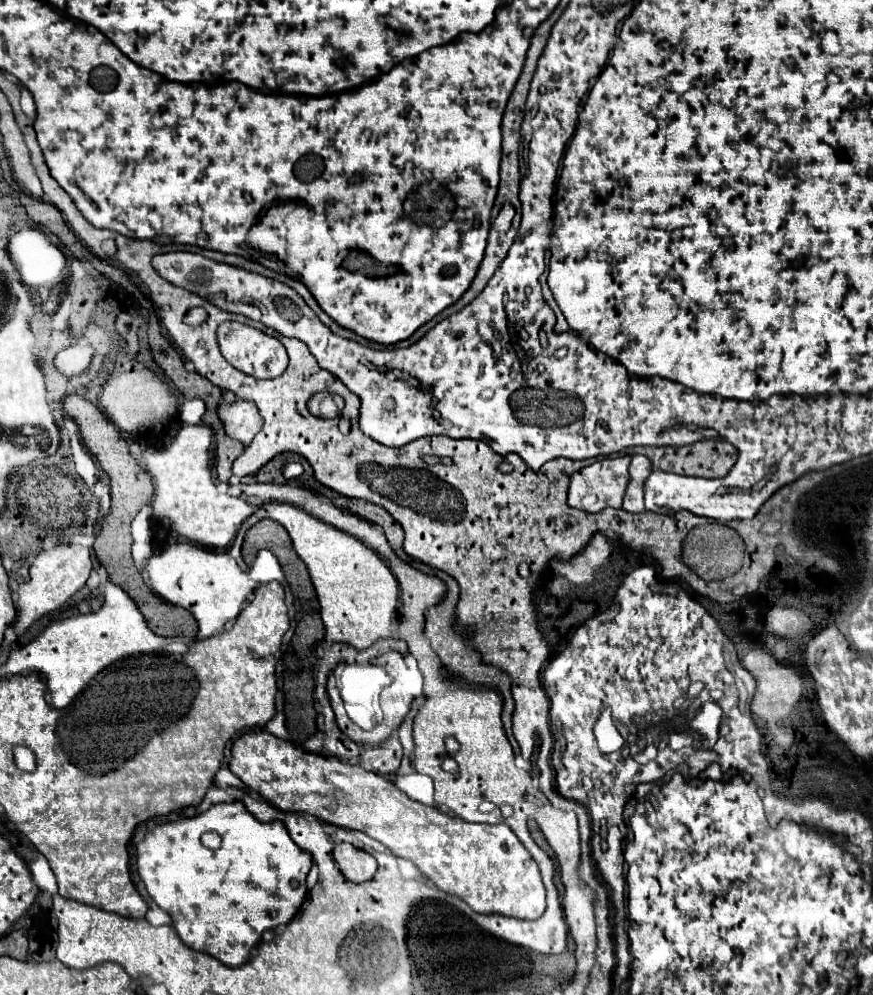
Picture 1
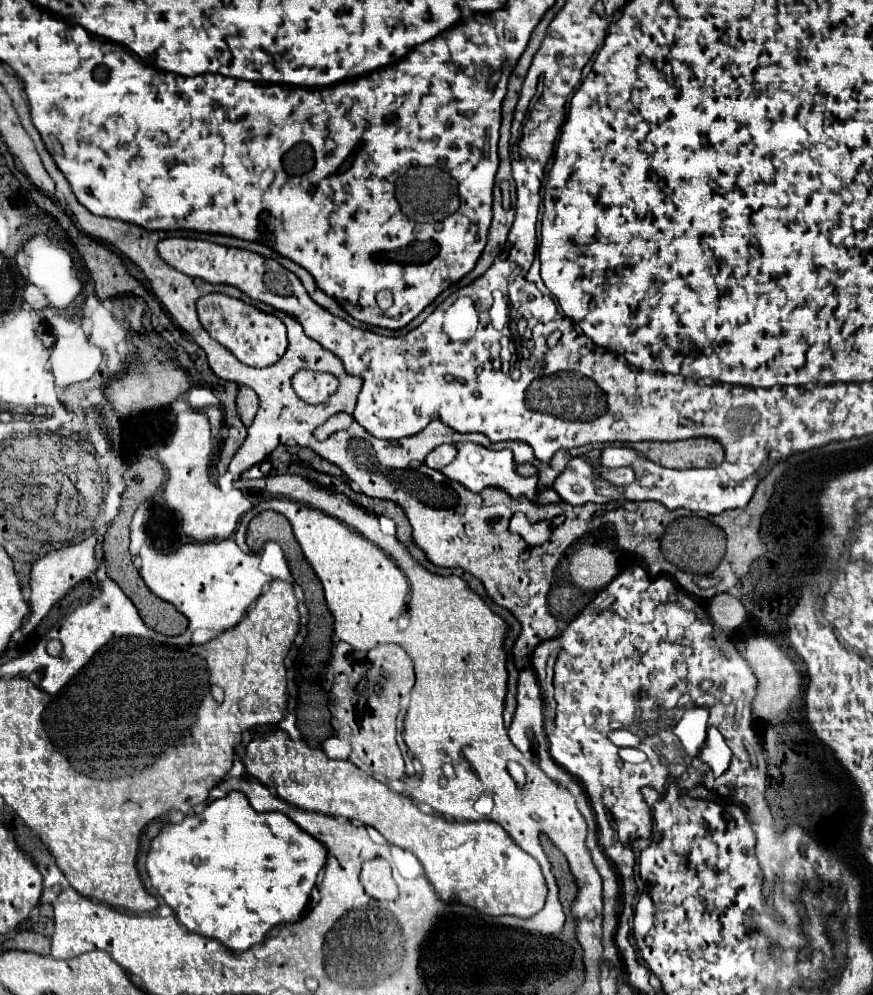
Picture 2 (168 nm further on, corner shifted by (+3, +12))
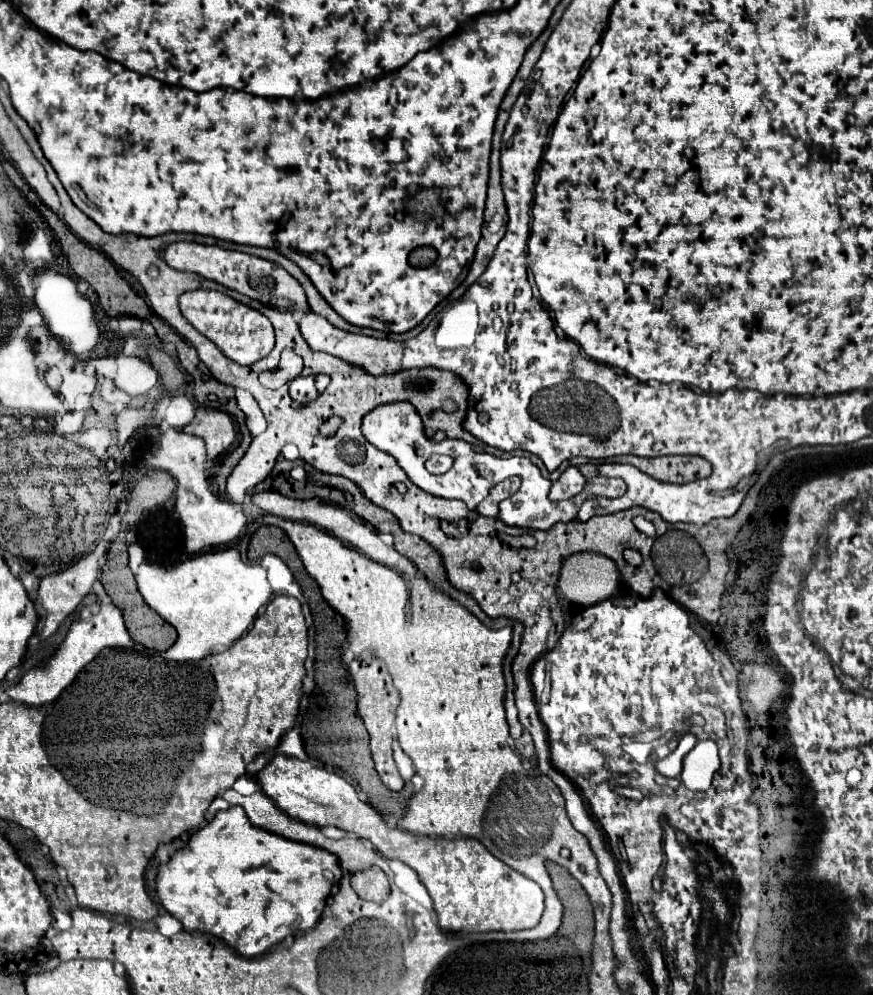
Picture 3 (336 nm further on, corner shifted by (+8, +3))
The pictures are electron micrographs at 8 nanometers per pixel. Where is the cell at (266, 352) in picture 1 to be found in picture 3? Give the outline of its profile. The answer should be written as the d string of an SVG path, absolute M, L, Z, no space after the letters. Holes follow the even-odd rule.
M214 290L186 292L180 300L180 310L184 318L200 334L212 340L222 350L222 354L226 354L226 358L238 362L240 366L252 366L254 362L266 358L274 350L274 328L270 320L258 310L240 304L222 292Z

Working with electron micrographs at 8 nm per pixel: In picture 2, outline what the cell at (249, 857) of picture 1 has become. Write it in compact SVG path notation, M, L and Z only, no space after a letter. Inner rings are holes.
M231 791L225 797L215 799L213 803L209 803L203 813L185 817L181 823L173 823L173 825L163 827L161 833L151 843L151 851L147 855L147 873L151 877L153 887L165 899L165 903L171 905L171 909L177 913L177 919L189 931L199 933L199 935L205 935L205 937L211 937L211 939L217 939L225 947L229 947L233 951L245 951L245 949L249 949L255 943L263 943L265 941L265 935L275 925L281 925L281 923L297 923L303 917L303 913L305 913L305 909L309 905L309 899L311 899L311 891L313 891L315 881L317 881L317 873L325 867L325 863L327 863L327 847L323 843L315 841L315 837L311 837L303 829L299 829L287 815L283 815L283 813L257 813L249 805L247 797L241 791Z

